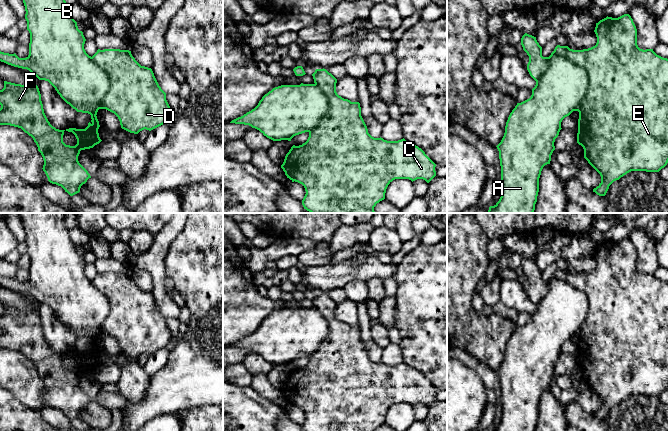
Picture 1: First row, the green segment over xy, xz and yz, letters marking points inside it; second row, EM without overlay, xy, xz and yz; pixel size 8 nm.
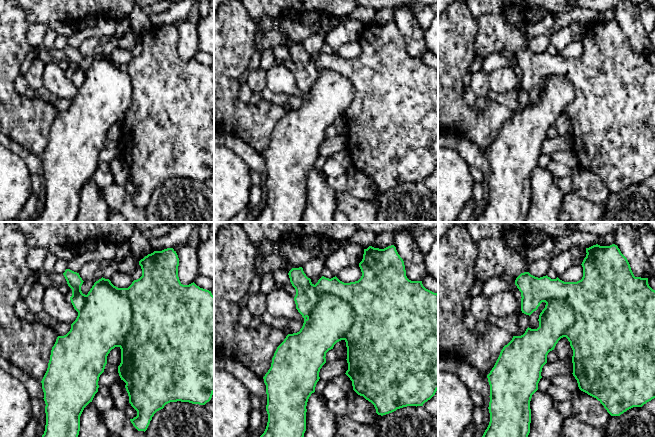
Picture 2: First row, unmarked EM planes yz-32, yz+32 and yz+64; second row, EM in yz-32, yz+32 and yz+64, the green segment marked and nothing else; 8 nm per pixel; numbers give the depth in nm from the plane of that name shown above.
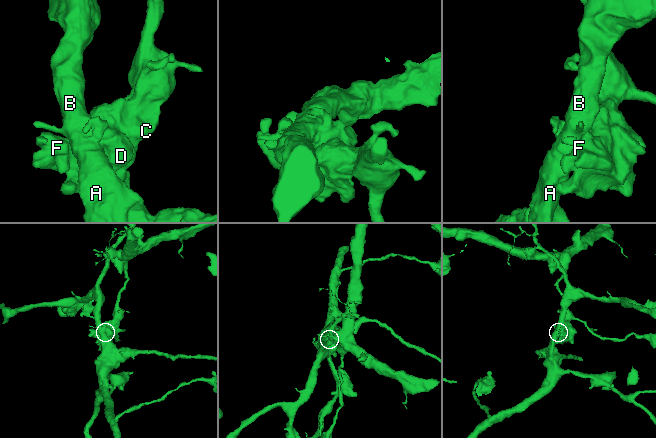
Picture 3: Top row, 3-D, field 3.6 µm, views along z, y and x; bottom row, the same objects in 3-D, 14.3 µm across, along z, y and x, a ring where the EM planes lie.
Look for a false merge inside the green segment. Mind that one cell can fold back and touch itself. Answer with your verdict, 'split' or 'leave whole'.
split

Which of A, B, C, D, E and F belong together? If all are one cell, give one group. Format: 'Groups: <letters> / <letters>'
Groups: A B / C D E F

